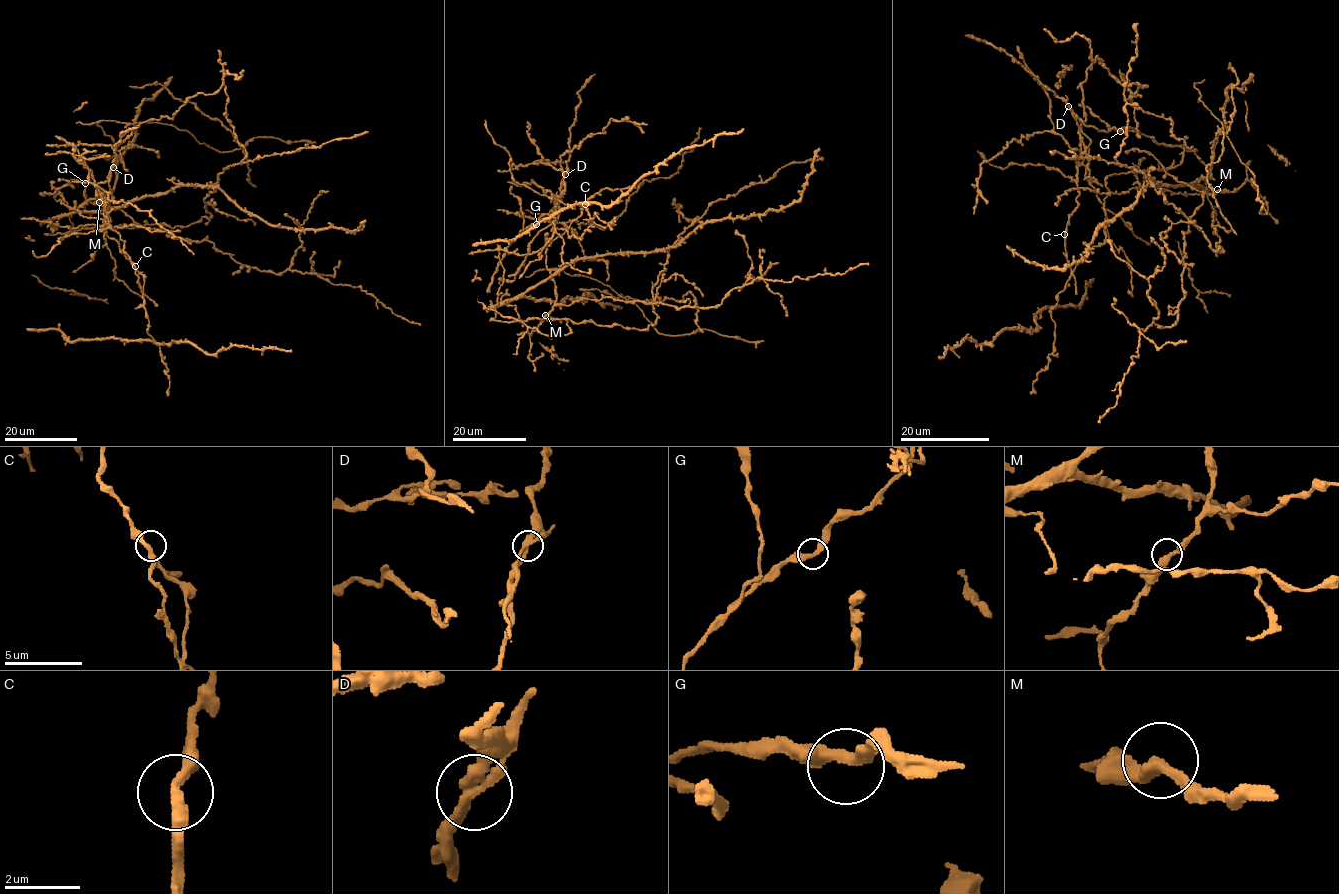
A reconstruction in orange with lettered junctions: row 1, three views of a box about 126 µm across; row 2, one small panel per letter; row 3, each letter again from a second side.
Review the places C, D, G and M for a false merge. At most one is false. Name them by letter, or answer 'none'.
D

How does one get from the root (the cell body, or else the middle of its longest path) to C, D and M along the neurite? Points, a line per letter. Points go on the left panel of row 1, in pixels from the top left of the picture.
C: (98, 225), (107, 228), (103, 231), (116, 240), (120, 250), (143, 276), (142, 292), (135, 266)
D: (98, 225), (107, 228), (103, 231), (116, 240), (143, 276), (143, 291), (124, 242), (104, 215), (113, 167)
M: (98, 225), (69, 228), (49, 218), (56, 229), (49, 224), (63, 216), (110, 207), (99, 202)

